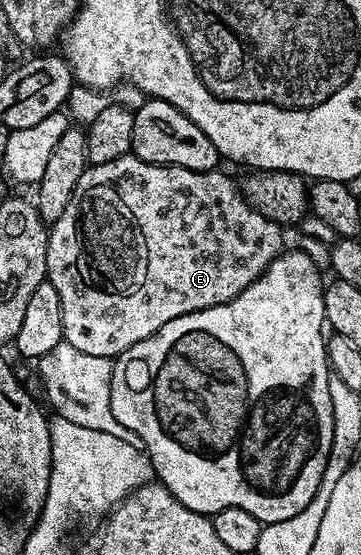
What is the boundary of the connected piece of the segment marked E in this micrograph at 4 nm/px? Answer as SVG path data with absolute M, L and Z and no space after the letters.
M133 154L116 158L116 162L90 164L76 183L64 214L52 225L46 238L46 279L52 286L56 286L56 294L60 294L63 341L71 343L85 354L116 358L124 350L136 346L136 342L144 342L144 338L156 334L164 322L220 306L252 286L252 282L256 282L266 267L283 251L282 232L283 229L276 221L270 220L250 204L247 197L243 196L241 187L237 183L233 184L222 170L193 172L187 168L169 168L166 164L149 164Z

